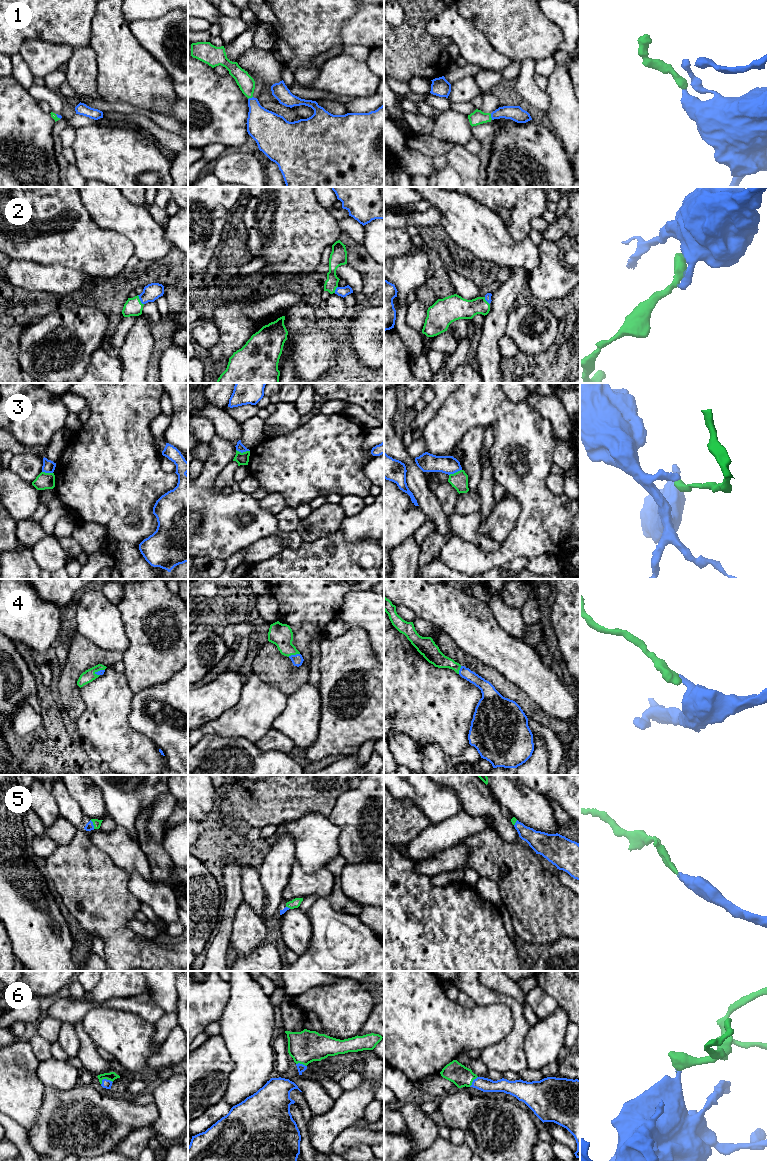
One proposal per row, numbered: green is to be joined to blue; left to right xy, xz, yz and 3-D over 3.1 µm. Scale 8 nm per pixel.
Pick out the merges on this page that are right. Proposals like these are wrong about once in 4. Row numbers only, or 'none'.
1, 2, 4, 5, 6

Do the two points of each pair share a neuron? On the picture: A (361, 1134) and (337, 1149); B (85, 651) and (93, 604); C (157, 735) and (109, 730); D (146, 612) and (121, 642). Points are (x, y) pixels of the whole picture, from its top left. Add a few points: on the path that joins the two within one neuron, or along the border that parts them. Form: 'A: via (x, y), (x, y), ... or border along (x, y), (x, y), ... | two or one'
A: via (355, 1135), (349, 1137), (343, 1143) | one
B: border along (77, 631), (107, 651) | two
C: border along (129, 713), (129, 724), (147, 736), (160, 748) | two
D: border along (120, 613), (128, 640), (128, 647), (122, 654) | two

